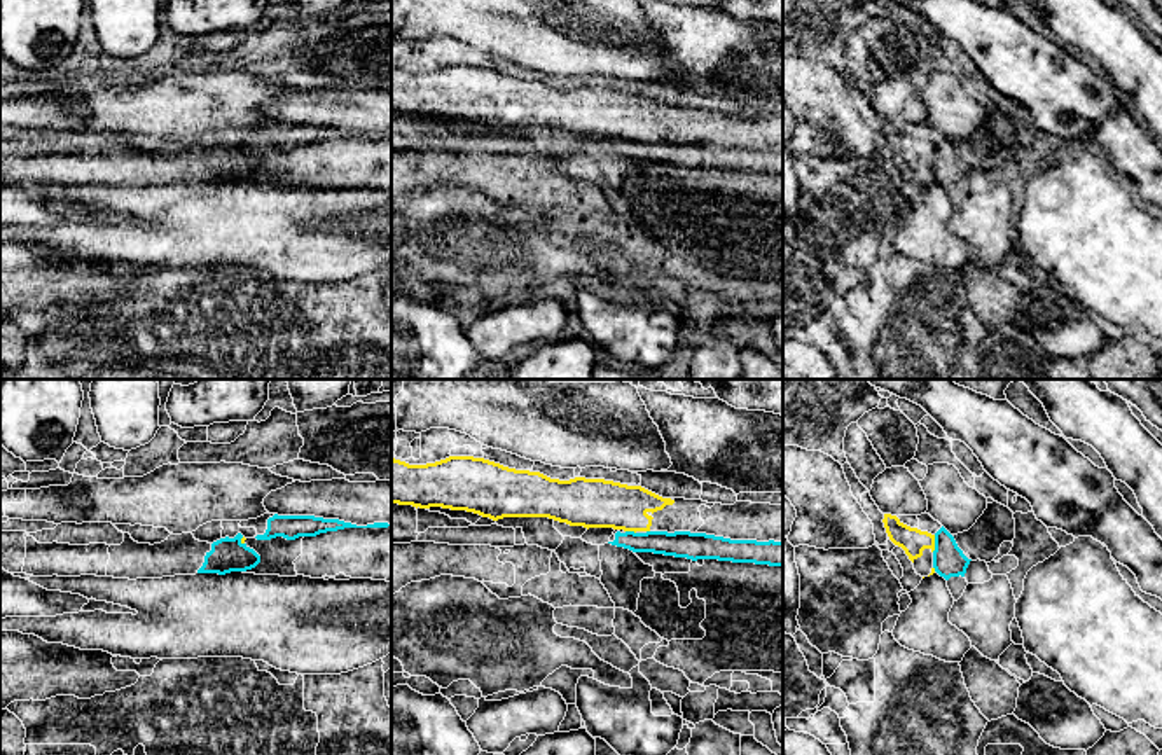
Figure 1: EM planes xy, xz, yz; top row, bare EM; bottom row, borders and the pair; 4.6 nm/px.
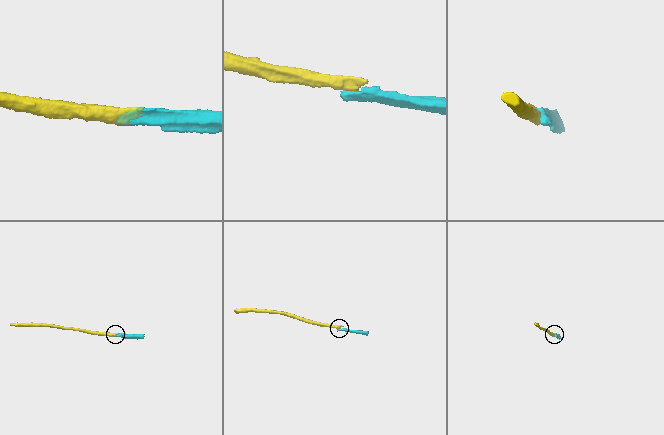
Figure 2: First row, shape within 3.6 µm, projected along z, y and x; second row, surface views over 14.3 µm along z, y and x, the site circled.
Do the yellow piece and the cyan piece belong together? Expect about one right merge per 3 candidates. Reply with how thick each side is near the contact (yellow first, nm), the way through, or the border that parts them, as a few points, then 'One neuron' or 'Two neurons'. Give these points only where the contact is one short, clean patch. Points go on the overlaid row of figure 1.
Thickness 120 nm (yellow) against 140 nm. Boundary: yz (935, 535), (935, 547), (932, 551). Two neurons

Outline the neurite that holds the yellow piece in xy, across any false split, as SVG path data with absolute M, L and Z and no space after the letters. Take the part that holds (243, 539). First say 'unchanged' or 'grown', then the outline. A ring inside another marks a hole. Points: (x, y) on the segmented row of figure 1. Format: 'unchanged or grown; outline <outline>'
grown; outline M391 524L388 528L344 528L287 540L241 538L260 556L260 563L243 573L391 580Z

